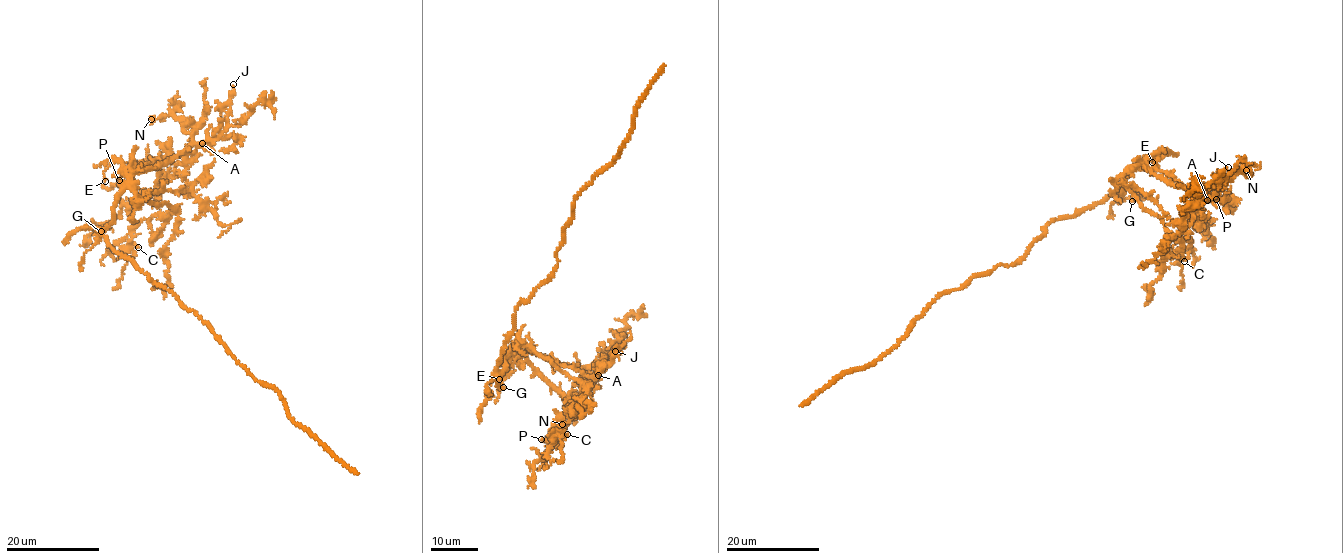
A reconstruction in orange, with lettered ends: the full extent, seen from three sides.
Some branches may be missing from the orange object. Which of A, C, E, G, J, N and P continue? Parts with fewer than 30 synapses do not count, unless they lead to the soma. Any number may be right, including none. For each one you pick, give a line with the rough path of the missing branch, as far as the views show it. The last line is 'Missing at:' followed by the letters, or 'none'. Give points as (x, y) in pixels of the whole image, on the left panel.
E: Course of what is missing: (105, 181), (106, 192), (111, 195), (69, 207)
Missing at: E

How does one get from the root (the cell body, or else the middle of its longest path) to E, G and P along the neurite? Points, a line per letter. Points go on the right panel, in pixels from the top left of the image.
E: (1051, 221), (1076, 216), (1120, 194), (1126, 170), (1159, 152), (1152, 162)
G: (1051, 221), (1076, 216), (1117, 194), (1119, 201), (1129, 198), (1132, 201)
P: (1051, 221), (1076, 216), (1120, 194), (1125, 172), (1141, 164), (1168, 172), (1190, 191), (1226, 199), (1216, 199)

